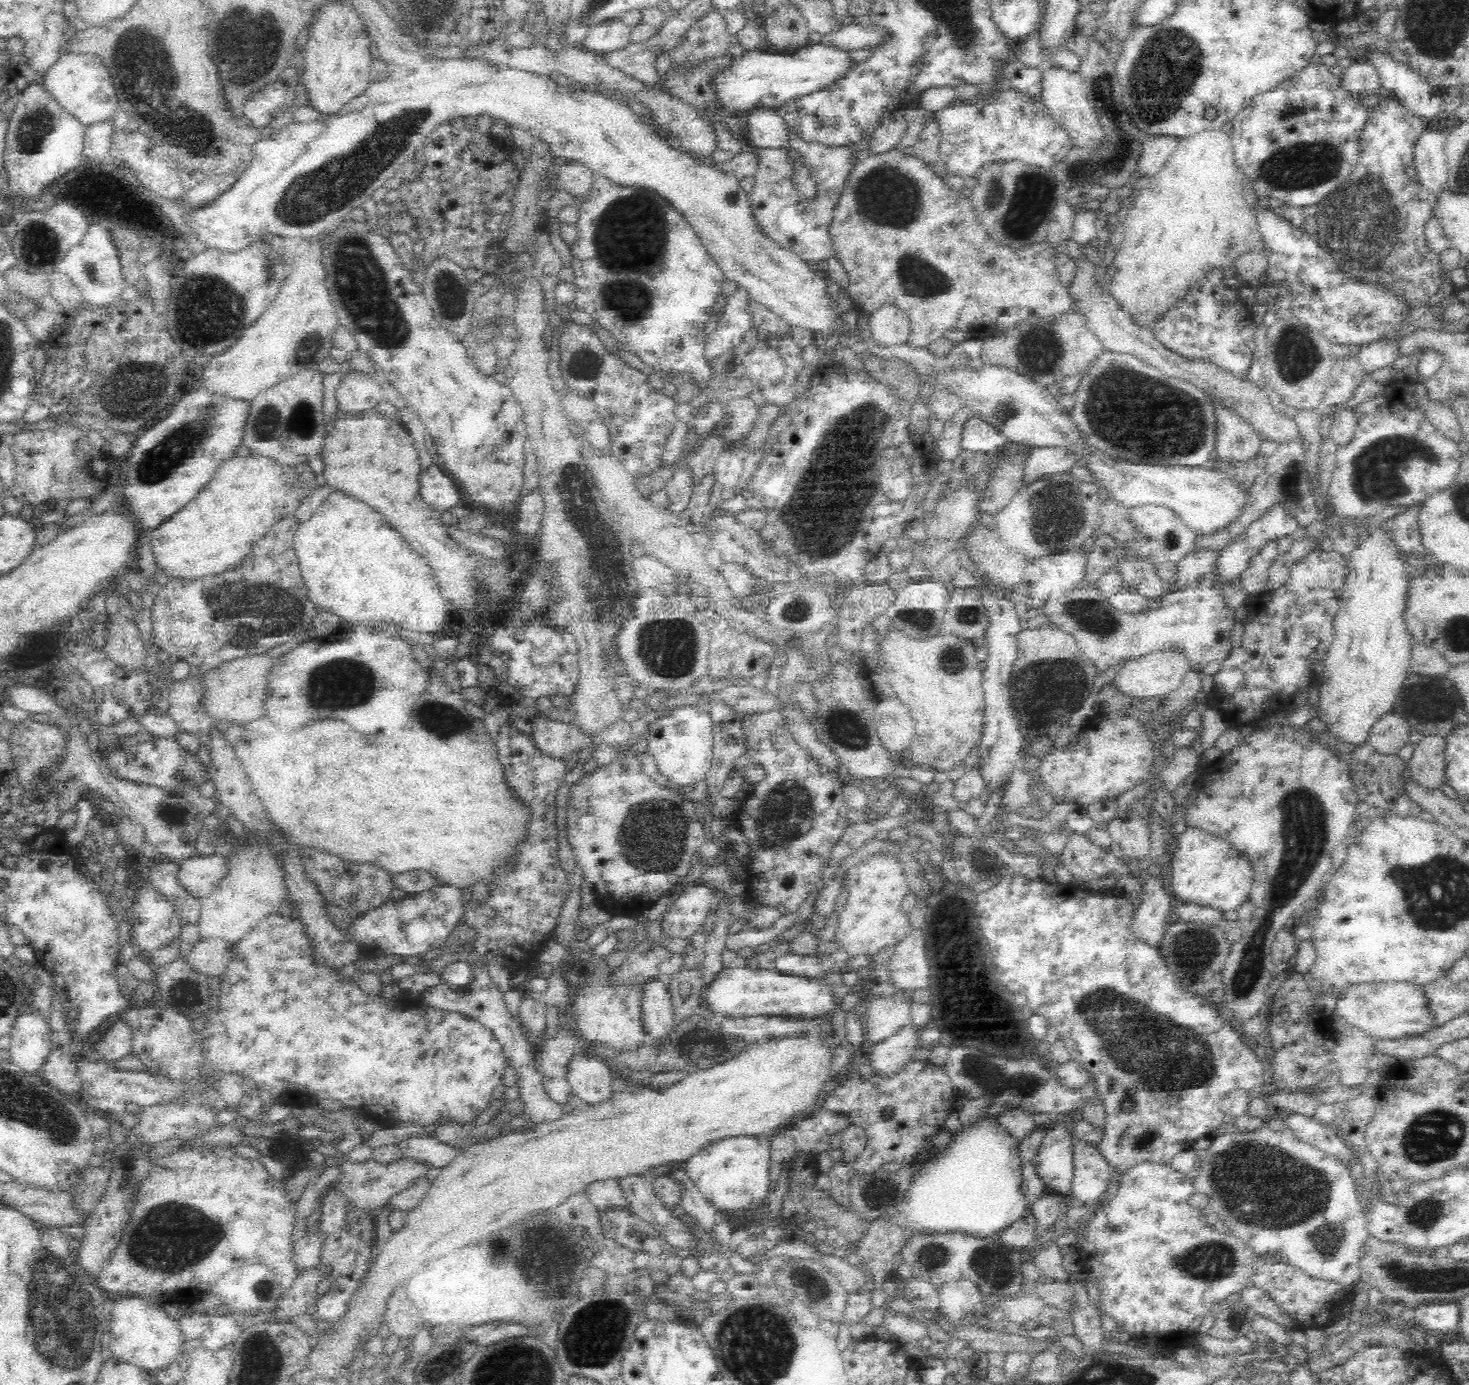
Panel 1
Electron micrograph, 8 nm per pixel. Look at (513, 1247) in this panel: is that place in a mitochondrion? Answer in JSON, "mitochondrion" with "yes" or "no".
{"mitochondrion":"yes"}

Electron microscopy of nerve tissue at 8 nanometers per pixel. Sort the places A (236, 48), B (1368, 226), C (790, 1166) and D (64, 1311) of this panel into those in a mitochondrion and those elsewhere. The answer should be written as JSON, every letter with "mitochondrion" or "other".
{"A":"mitochondrion","B":"mitochondrion","C":"other","D":"mitochondrion"}

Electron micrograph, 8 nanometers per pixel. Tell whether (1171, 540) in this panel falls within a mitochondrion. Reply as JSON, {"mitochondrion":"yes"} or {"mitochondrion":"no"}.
{"mitochondrion":"yes"}

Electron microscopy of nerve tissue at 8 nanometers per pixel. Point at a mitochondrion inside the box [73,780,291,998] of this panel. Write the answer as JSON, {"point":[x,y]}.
{"point":[167,813]}

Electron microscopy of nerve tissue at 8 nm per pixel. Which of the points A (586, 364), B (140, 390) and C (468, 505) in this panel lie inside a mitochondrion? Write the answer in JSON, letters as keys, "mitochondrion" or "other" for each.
{"A":"mitochondrion","B":"mitochondrion","C":"other"}

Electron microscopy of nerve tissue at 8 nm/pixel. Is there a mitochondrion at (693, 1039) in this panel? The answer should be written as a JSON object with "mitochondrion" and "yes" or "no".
{"mitochondrion":"yes"}

